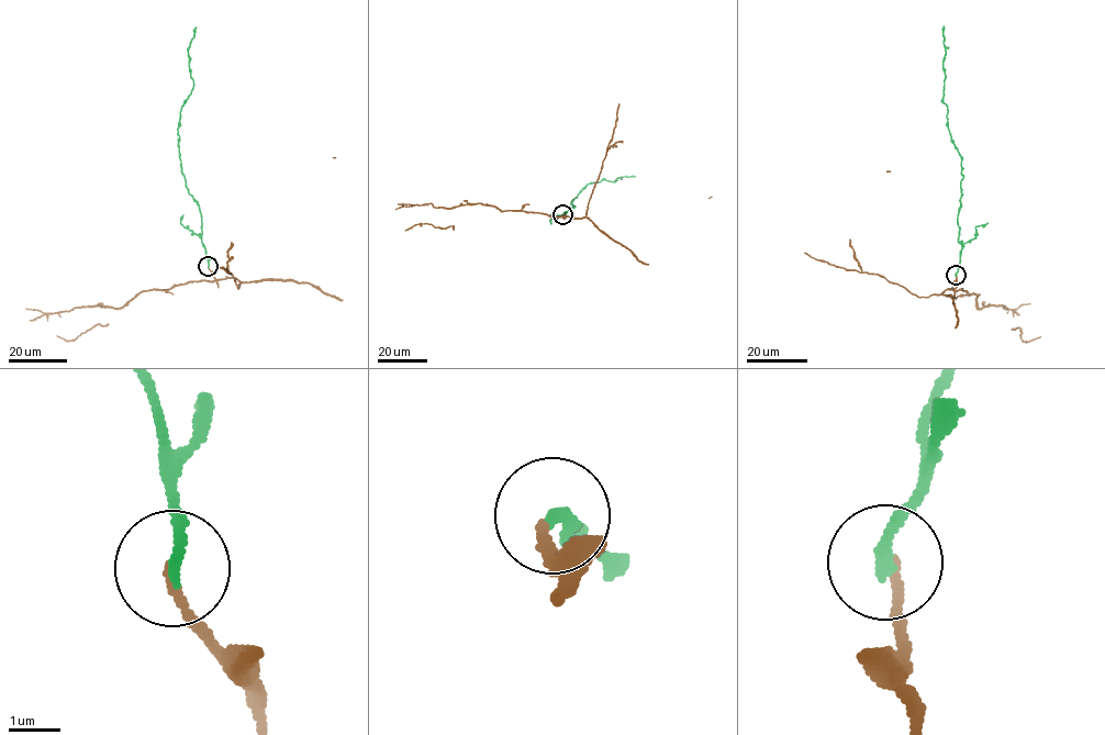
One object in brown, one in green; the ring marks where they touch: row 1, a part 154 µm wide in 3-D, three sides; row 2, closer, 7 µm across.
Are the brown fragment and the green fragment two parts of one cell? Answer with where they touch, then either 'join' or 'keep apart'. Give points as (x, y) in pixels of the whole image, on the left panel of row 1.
(208, 266) | keep apart

